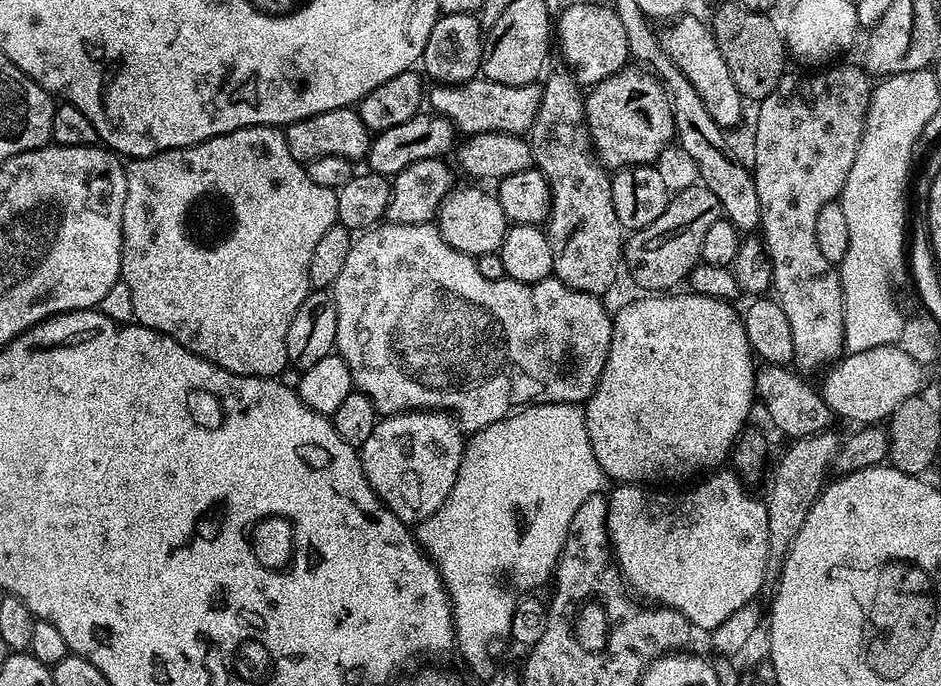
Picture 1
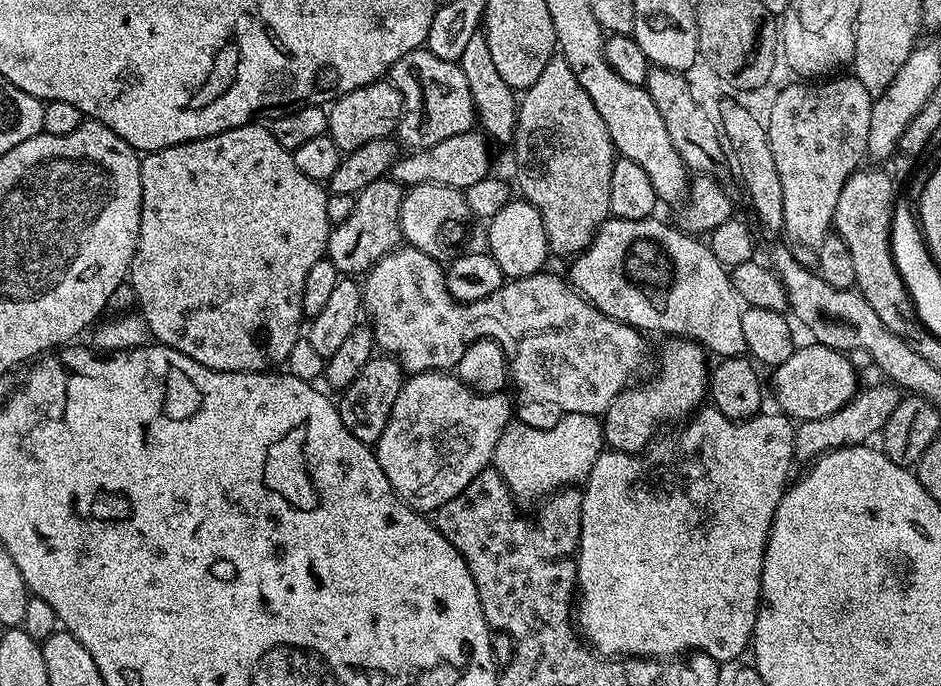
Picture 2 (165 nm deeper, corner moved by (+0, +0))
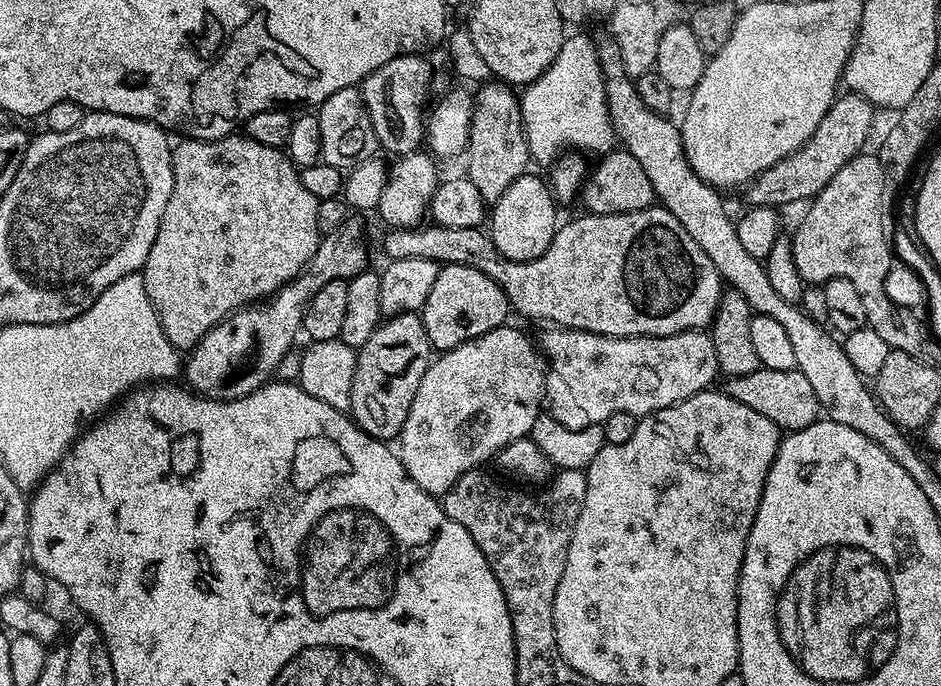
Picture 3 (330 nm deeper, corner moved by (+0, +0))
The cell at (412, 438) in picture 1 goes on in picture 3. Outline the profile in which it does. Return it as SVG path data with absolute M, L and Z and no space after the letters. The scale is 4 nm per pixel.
M511 326L495 328L478 338L467 340L465 344L460 344L449 352L439 353L426 370L426 374L422 374L422 382L418 382L418 394L414 394L414 402L410 402L410 414L406 414L406 422L402 426L398 437L398 445L400 444L398 455L408 477L414 482L418 482L418 486L422 490L440 498L450 490L450 486L454 486L454 482L458 482L458 478L462 478L462 474L466 474L471 468L480 468L487 465L484 463L491 456L493 459L506 446L510 446L510 442L525 439L531 433L534 422L542 414L540 403L544 400L544 368L546 372L545 357L534 343L534 340L531 340L526 333L519 332L518 329L511 328Z

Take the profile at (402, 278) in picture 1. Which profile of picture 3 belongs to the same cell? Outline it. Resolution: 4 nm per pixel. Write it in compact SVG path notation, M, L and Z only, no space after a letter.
M553 327L552 332L538 340L538 347L547 363L556 371L578 407L589 416L589 421L600 424L614 414L648 416L651 412L666 410L694 394L705 391L718 376L716 351L707 331L679 332L673 336L603 336L583 332L577 328Z

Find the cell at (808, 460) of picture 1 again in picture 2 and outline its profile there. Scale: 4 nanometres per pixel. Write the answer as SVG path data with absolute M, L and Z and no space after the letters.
M880 382L873 388L861 387L852 401L834 414L826 414L826 418L814 418L802 420L795 425L796 430L796 454L795 459L815 461L825 456L827 452L833 452L835 448L853 448L856 444L867 445L871 436L879 437L884 431L886 420L901 402L902 392L891 382Z

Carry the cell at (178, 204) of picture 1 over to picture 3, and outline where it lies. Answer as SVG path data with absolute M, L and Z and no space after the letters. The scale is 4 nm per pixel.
M243 134L224 136L221 140L184 138L179 142L181 144L177 143L172 149L174 190L170 194L170 202L166 202L166 210L162 214L162 222L158 226L154 246L150 246L150 254L144 263L142 275L146 294L158 314L166 338L177 350L191 350L214 325L231 316L236 309L251 306L271 297L272 293L280 289L283 284L289 284L295 276L300 275L300 271L314 258L322 239L318 230L320 201L314 198L314 194L310 194L310 190L306 190L296 165L288 159L281 149L274 146L262 146L262 142L254 142Z

